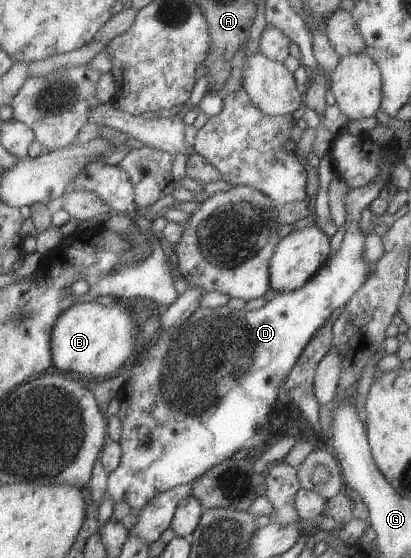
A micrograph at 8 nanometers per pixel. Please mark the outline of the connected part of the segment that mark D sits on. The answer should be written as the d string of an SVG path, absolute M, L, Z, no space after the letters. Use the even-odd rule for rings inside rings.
M381 158L378 167L378 175L369 184L361 186L360 188L347 188L344 195L345 210L351 210L344 221L344 234L339 249L327 259L327 263L321 266L312 276L309 281L305 282L299 289L292 292L279 292L279 295L273 297L270 301L265 302L260 308L255 310L232 310L225 305L217 305L215 308L200 308L198 307L183 323L171 327L169 331L163 331L159 335L159 339L155 343L149 345L149 351L145 352L145 357L137 364L133 365L129 379L118 389L117 397L120 399L120 406L116 416L121 422L121 433L118 444L120 445L120 462L119 465L111 471L107 476L107 485L105 491L107 495L111 495L113 505L116 502L124 501L131 507L131 512L141 509L156 493L168 490L169 488L181 485L190 484L193 479L199 477L206 469L212 465L222 462L224 459L230 458L233 453L240 449L247 449L251 451L254 447L261 447L265 444L267 439L267 431L269 431L269 411L277 401L277 393L279 393L279 386L284 381L287 372L293 367L294 361L297 361L300 351L306 344L306 341L313 335L313 332L325 323L325 319L329 317L330 312L335 311L341 305L345 305L351 294L366 280L370 265L366 264L361 259L361 252L364 246L364 237L358 228L357 211L364 208L371 203L371 200L377 196L381 187L388 181L391 166L386 160Z

